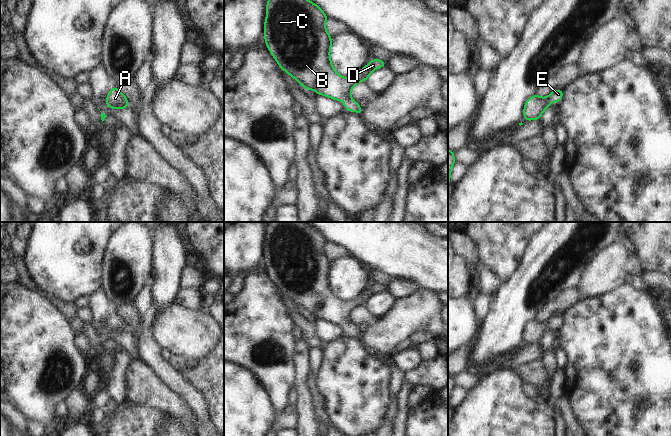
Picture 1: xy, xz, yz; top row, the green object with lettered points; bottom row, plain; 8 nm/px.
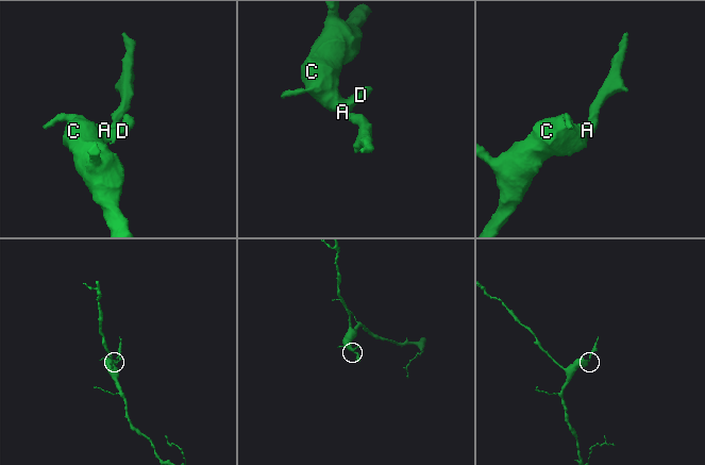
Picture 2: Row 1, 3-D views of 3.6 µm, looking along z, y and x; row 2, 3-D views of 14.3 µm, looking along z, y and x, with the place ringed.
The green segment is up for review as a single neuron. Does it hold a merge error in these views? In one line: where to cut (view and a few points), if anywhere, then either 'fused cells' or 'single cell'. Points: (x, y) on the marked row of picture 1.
cut none; single cell

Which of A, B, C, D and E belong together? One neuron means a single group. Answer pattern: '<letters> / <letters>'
A B C D E

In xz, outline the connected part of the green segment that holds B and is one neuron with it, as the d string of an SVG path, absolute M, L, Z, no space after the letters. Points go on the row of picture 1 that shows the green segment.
M268 0L264 22L266 46L279 67L300 83L303 89L311 89L318 95L342 101L346 111L361 114L363 109L351 98L353 87L366 81L374 70L386 66L387 63L372 59L356 76L345 78L339 75L330 58L332 38L325 28L327 20L323 10L309 0Z

